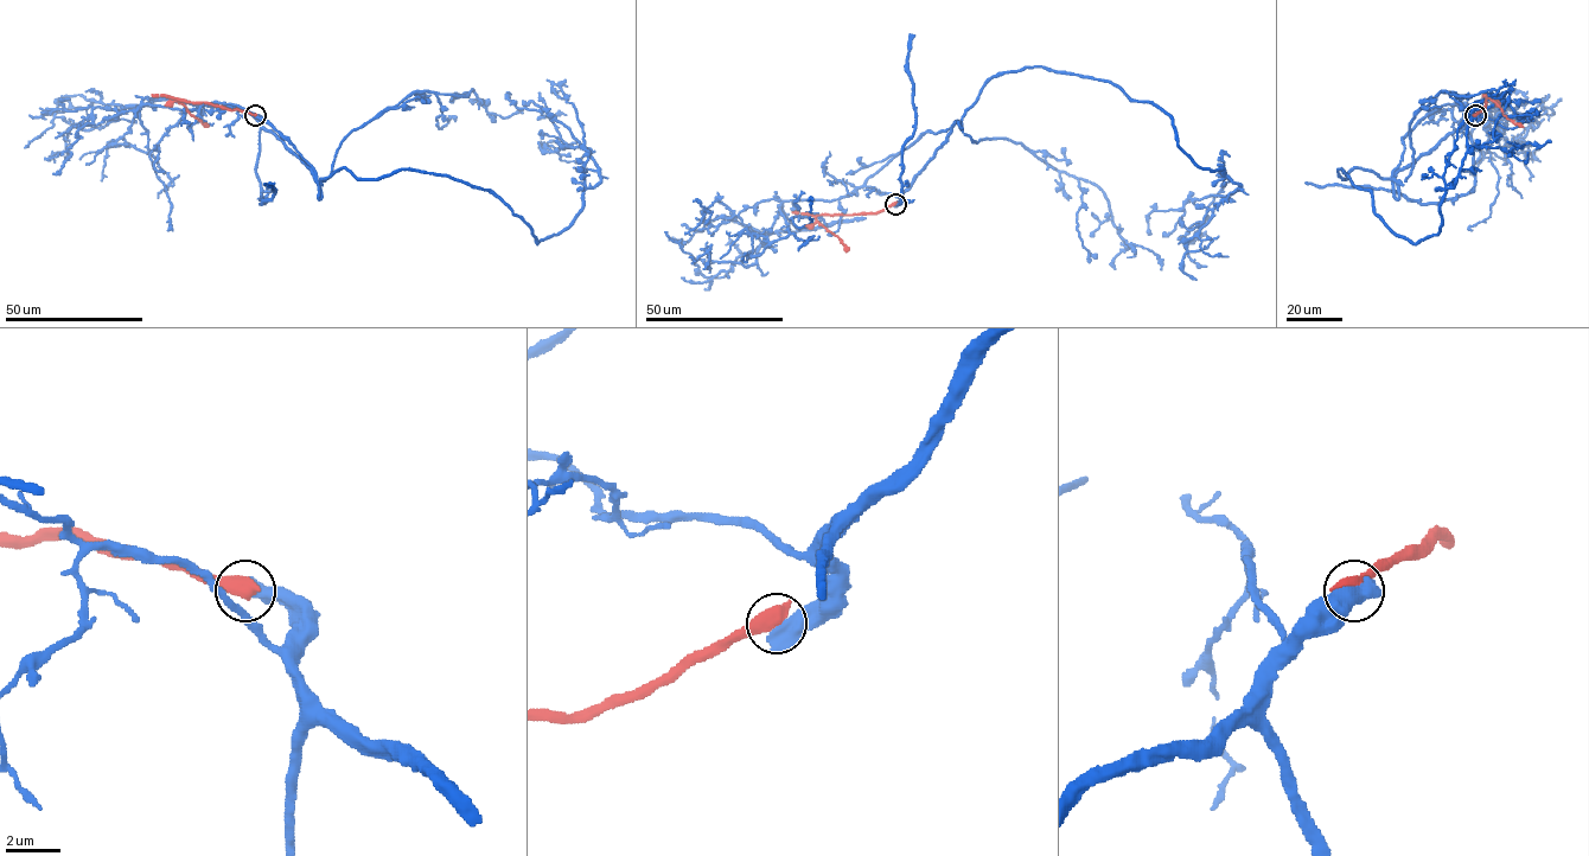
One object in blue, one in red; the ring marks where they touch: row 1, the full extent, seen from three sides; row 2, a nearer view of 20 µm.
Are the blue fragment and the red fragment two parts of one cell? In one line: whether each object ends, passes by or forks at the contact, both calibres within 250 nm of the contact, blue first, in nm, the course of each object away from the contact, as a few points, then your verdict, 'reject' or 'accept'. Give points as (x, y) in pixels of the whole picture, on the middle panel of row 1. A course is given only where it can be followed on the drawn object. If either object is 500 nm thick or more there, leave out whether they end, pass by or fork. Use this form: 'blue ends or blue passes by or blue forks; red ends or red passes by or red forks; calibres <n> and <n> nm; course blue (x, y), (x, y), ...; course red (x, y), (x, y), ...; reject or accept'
calibres 700 and 750 nm; course blue (895, 204), (982, 87), (1045, 66), (1162, 108), (1199, 166), (1240, 185), (1153, 210), (1149, 232); course red (895, 204), (875, 214), (816, 216), (842, 241), (846, 251); reject

